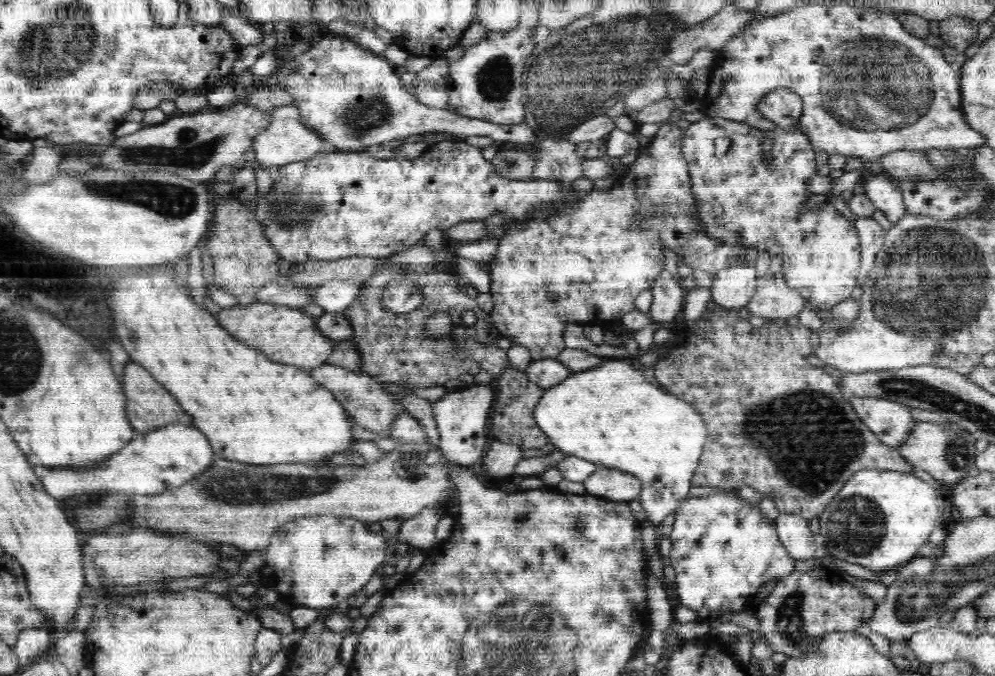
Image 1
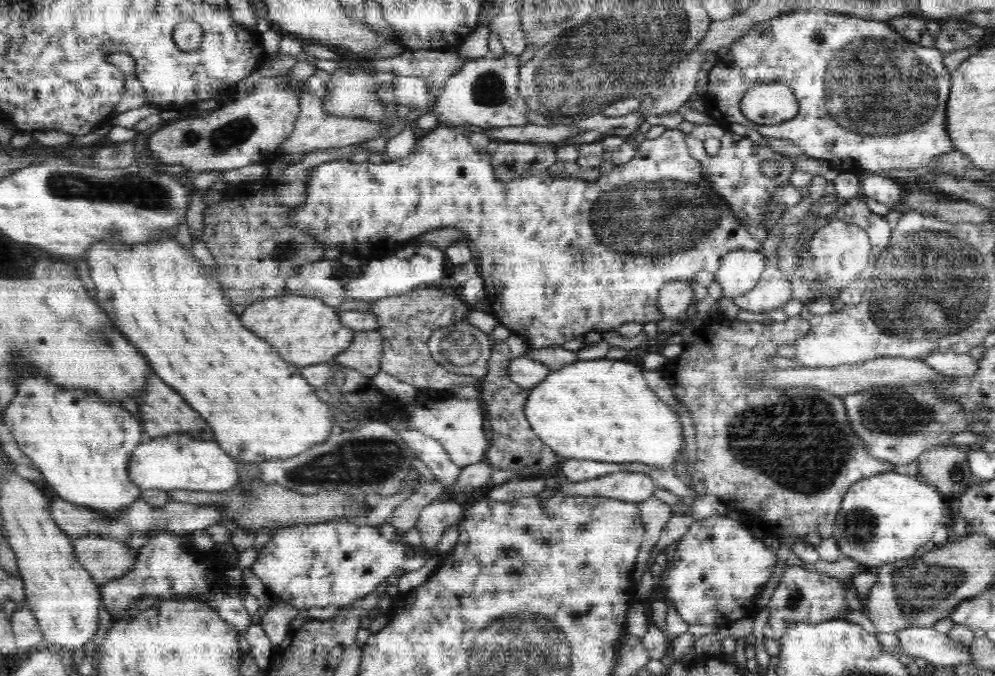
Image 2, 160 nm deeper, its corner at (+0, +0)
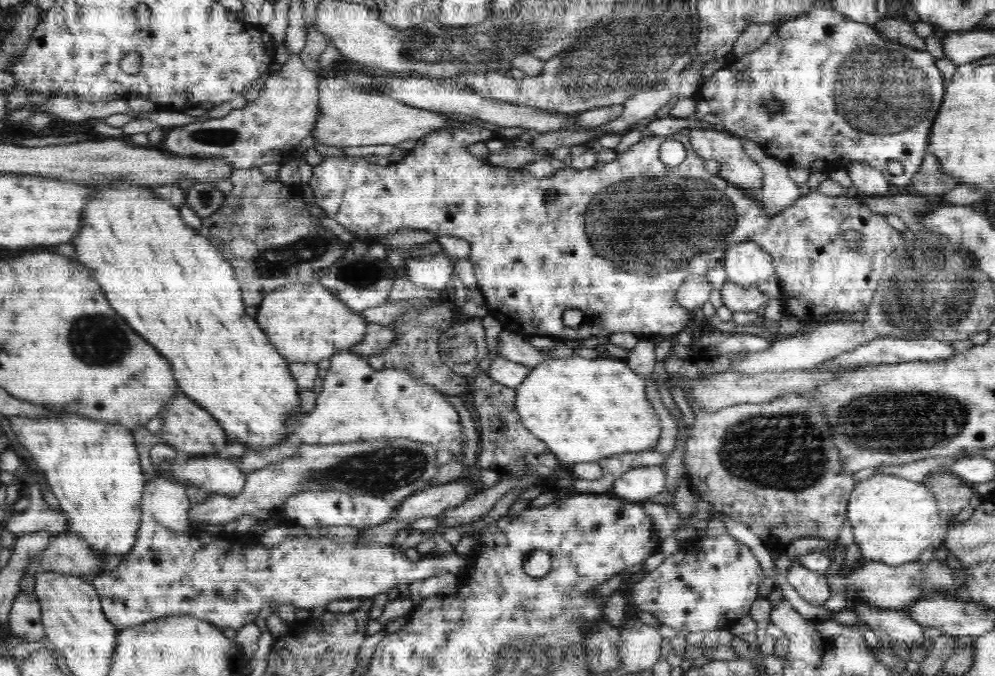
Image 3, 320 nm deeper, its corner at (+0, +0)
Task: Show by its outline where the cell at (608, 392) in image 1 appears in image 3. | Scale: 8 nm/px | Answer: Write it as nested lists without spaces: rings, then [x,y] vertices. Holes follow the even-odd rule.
[[[576,355],[546,359],[531,367],[528,376],[515,388],[515,407],[523,425],[558,457],[563,464],[596,462],[624,452],[654,448],[660,438],[660,419],[646,397],[646,380],[628,366],[626,360],[603,355],[588,359]]]

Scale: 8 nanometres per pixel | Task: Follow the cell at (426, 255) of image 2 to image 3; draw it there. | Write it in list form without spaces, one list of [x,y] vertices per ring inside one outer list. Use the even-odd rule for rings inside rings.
[[[445,253],[406,258],[407,279],[425,289],[443,292],[452,286],[453,261]]]

